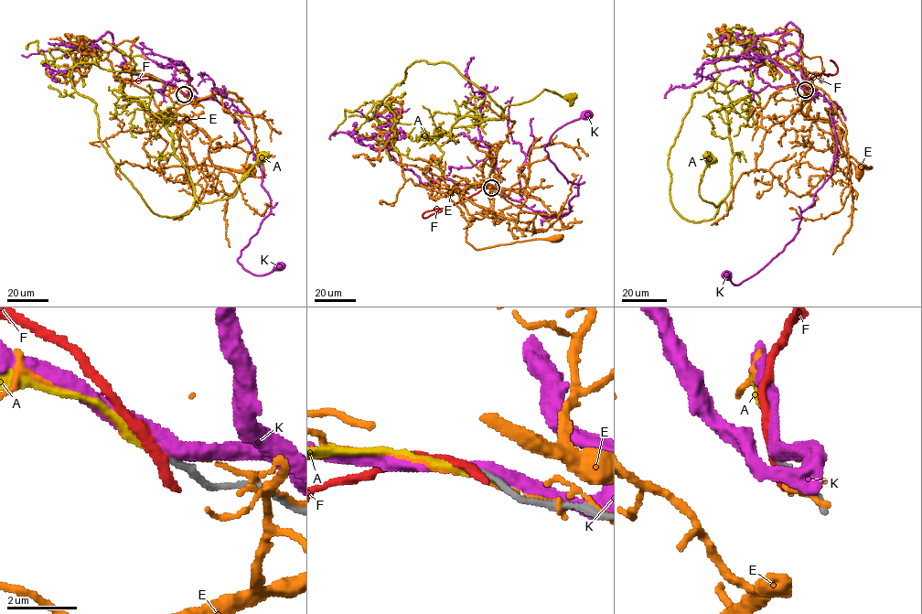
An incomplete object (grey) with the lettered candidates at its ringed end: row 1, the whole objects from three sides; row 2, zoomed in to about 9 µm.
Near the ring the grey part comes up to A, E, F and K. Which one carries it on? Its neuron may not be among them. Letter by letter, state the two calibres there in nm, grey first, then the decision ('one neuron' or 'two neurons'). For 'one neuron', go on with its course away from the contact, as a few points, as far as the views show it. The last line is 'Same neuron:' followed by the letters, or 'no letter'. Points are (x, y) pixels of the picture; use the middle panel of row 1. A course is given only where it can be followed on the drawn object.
A: 190/180 nm | one neuron | via (491, 188), (394, 148), (393, 113), (378, 106), (408, 67), (449, 63), (503, 111), (544, 90), (571, 98)
E: 200/100 nm | two neurons
F: 200/320 nm | two neurons
K: 220/380 nm | two neurons
Same neuron: A

